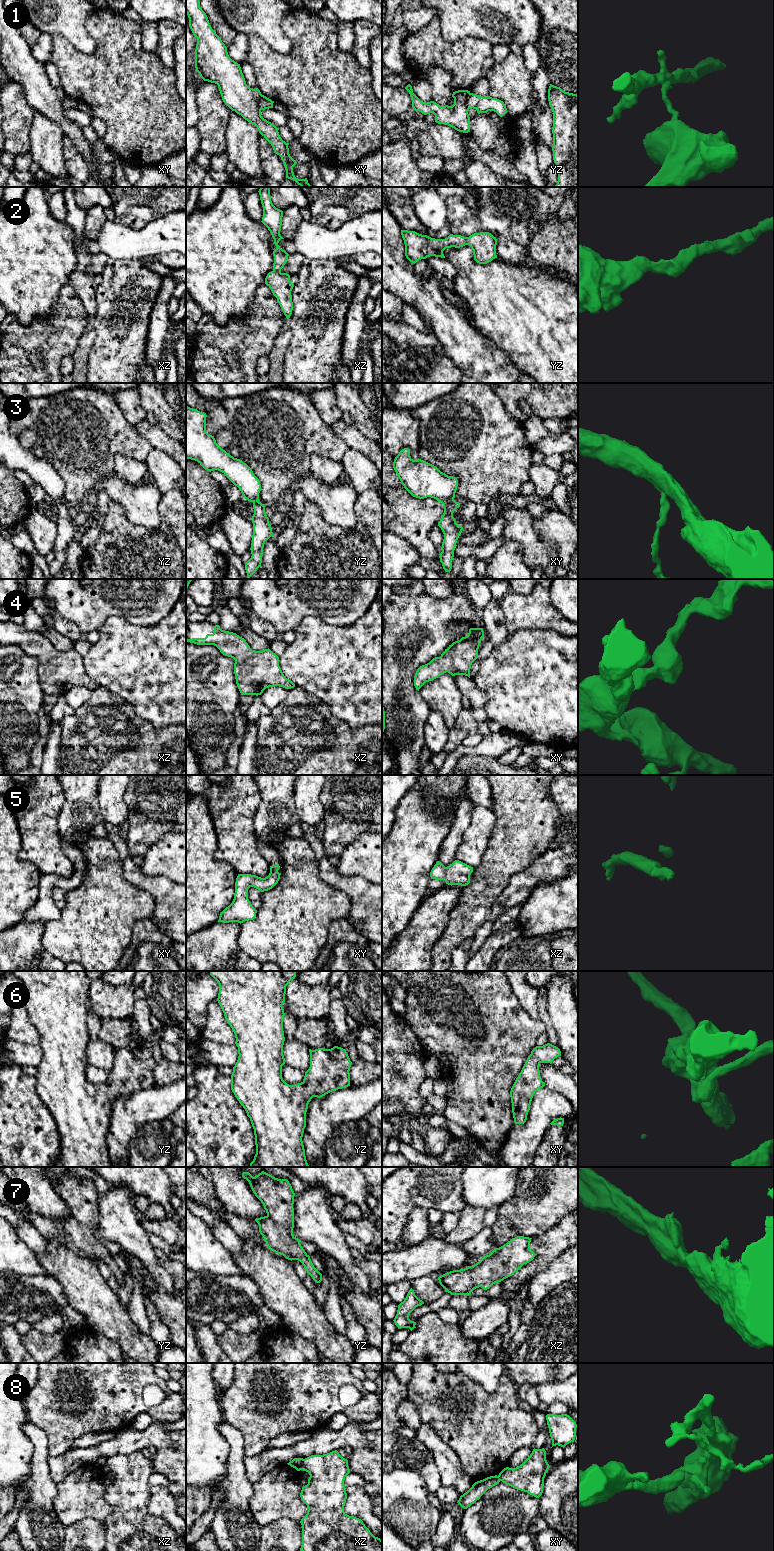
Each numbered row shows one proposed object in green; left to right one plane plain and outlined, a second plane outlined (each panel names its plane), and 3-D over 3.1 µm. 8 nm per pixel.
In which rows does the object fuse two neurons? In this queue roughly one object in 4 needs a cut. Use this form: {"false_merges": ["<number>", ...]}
{"false_merges": ["1", "3", "8"]}

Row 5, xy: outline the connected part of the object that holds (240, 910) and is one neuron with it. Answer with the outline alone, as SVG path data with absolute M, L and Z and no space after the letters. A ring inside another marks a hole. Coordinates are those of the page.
M279 864L270 866L270 873L265 878L251 874L238 874L235 882L234 899L220 913L218 922L238 922L241 924L253 920L256 917L257 910L248 899L248 889L254 887L261 892L272 889L280 879L279 868Z

